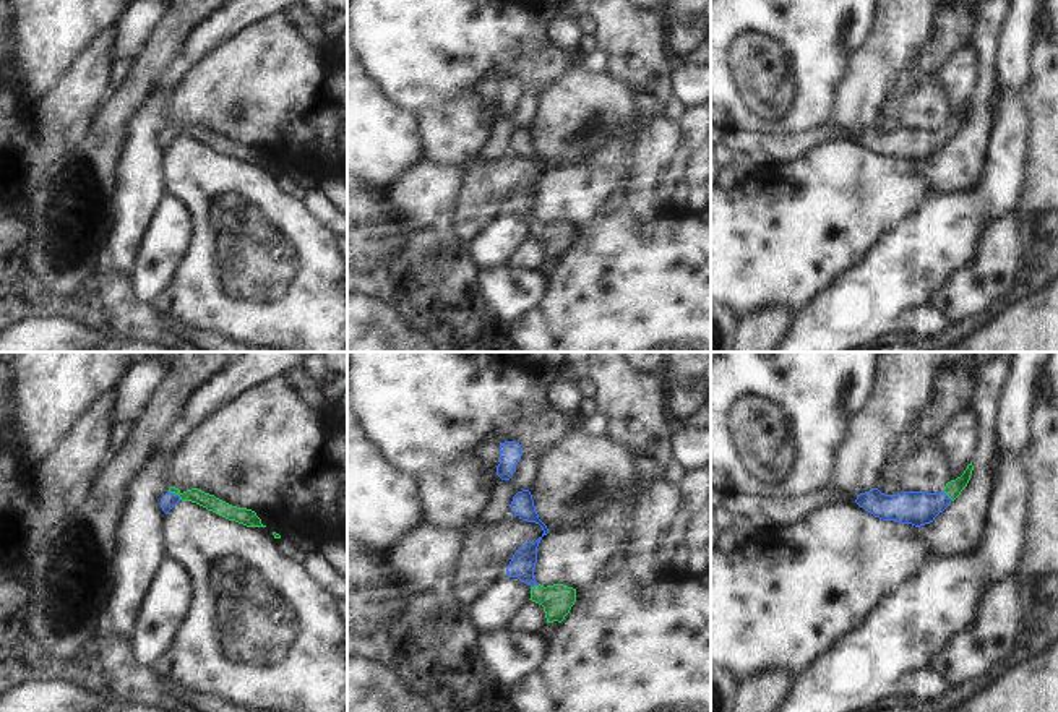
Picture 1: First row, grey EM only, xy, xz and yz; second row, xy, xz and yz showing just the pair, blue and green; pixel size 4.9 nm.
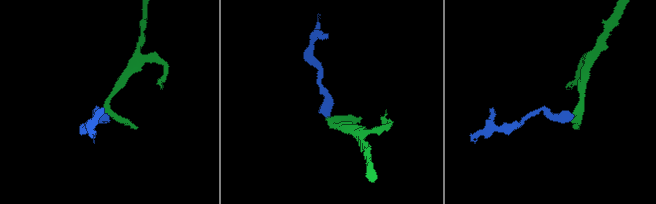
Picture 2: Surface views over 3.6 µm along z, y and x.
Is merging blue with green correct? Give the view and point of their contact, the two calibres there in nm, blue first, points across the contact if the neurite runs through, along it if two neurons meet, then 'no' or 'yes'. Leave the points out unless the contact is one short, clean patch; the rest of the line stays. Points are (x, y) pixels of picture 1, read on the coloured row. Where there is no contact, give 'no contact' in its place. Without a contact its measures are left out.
xy (174, 493) | 80/80 nm | across xy (169, 500), (174, 493), (197, 495), (210, 501) | yes

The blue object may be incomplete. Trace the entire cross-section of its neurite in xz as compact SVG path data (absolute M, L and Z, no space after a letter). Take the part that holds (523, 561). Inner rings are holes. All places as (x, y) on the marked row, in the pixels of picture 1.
M542 537L535 542L527 542L516 550L506 568L506 576L518 577L531 585L531 600L544 607L547 623L561 623L576 602L576 589L563 584L544 587L535 582L534 568L540 540Z

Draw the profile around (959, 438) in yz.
M962 410L946 427L940 440L940 446L946 457L948 482L961 477L967 465L974 461L977 441L978 418L975 410Z

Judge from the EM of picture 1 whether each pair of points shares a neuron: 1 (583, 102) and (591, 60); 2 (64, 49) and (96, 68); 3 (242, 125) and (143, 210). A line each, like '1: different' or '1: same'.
1: different
2: different
3: different

